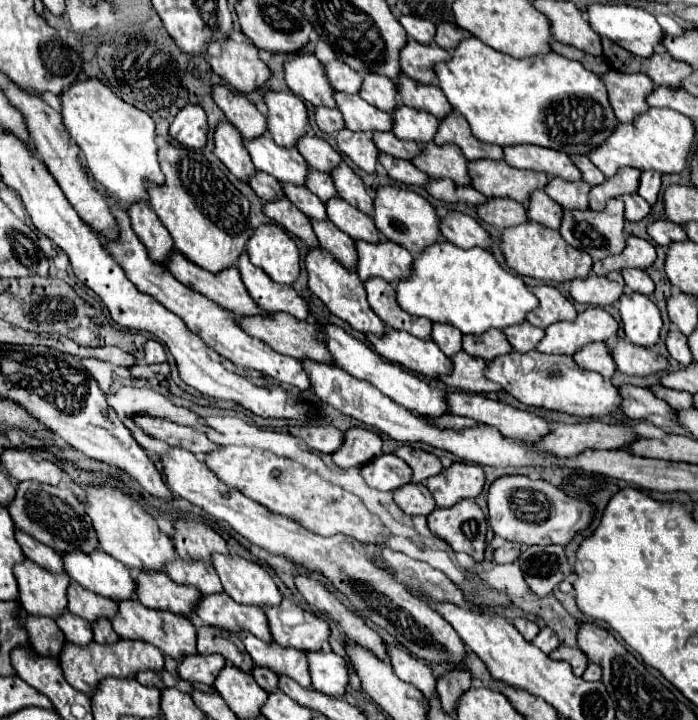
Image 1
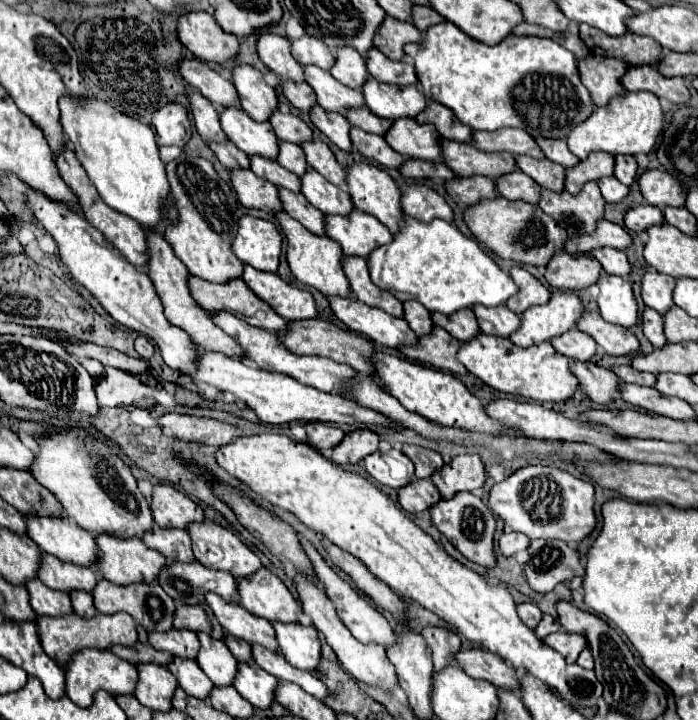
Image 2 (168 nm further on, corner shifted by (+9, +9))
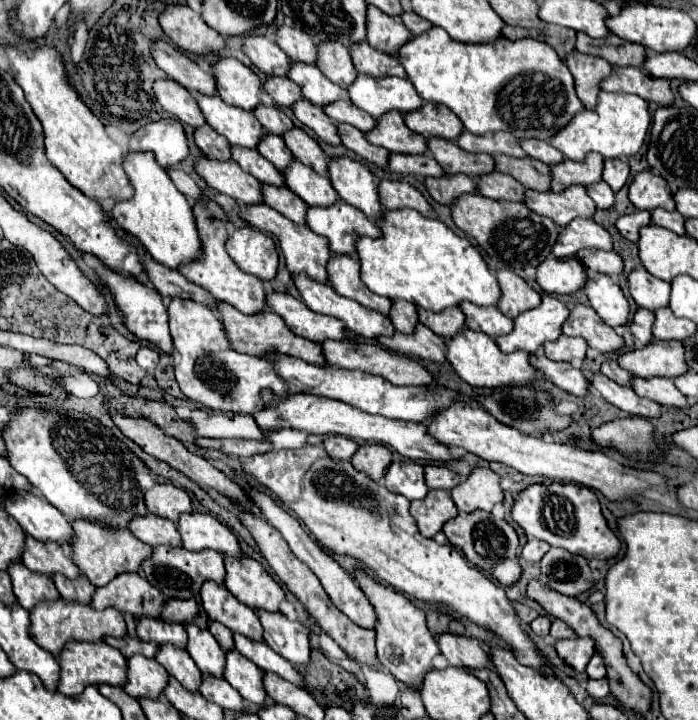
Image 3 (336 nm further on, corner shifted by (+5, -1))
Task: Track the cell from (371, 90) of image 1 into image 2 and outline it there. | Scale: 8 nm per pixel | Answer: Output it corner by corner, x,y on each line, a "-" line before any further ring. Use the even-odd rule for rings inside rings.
340,46
336,50
336,60
330,68
330,74
344,86
360,90
368,78
366,60
356,50
350,50
350,46

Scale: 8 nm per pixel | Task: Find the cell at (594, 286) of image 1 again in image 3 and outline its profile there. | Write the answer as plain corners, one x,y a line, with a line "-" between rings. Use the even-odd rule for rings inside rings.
546,258
536,280
548,294
576,294
586,286
586,268
578,258

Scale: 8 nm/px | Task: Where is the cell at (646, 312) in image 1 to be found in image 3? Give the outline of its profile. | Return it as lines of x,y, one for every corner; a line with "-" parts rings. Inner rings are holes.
590,274
586,284
586,294
590,306
598,312
598,316
612,328
624,326
630,316
630,304
622,292
622,288
614,282
614,278
606,274

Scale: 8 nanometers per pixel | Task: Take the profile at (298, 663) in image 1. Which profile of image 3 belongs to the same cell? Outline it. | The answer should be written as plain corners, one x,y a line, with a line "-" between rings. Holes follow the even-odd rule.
208,582
202,586
202,606
210,620
224,624
234,634
242,634
254,642
264,642
264,630
258,620
258,614
244,604
238,604
226,586

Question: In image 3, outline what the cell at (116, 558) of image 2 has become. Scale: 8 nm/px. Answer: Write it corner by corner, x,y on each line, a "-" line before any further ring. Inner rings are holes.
74,520
74,536
74,562
78,562
78,568
82,568
82,574
88,576
94,586
104,586
122,572
138,572
142,562
152,556
152,548
142,544
128,528
118,532
98,528
98,524
90,524
88,520

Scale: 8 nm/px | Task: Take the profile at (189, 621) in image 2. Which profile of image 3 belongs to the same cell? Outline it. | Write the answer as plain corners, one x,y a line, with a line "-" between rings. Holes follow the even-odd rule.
170,600
162,610
162,620
176,624
194,624
198,618
198,608
200,606
196,600

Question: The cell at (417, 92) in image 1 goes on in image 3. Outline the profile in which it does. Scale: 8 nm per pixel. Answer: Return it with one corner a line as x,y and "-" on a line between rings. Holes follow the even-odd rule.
368,42
352,44
350,54
352,54
356,70
362,72
362,74
368,74
372,78
386,78
386,76
408,78
404,66
396,58
386,56
384,52
378,52
378,50
370,48

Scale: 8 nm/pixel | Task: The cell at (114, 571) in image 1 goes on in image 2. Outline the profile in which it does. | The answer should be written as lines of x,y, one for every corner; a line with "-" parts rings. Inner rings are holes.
30,514
30,518
26,518
26,526
28,526
26,528
28,538
32,538
40,546
40,550
50,552
64,562
72,562
78,566
92,566
94,560
98,558
98,546
94,542
94,536
88,530
82,530
70,518
38,518
36,514

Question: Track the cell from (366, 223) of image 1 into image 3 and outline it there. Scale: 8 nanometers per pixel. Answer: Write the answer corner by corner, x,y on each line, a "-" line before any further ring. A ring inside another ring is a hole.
294,160
290,168
286,168
284,176
286,176
286,186
296,196
300,196
308,206
330,208
330,204
336,204
340,200
338,192
332,188
326,176
316,174
312,168
306,168
298,160

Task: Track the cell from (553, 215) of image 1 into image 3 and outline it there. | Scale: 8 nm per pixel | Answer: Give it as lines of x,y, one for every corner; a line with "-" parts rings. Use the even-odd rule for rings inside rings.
492,172
478,178
478,192
492,200
524,202
524,186
508,174

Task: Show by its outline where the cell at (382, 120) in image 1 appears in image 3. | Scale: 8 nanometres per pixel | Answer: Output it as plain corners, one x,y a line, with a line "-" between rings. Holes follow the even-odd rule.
290,64
290,80
294,80
300,88
306,100
312,104
324,108
336,100
350,100
348,92
344,88
338,88
332,84
316,66
310,64

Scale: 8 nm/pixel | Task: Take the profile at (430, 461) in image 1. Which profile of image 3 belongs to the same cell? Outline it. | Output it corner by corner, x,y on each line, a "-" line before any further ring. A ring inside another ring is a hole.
426,464
424,466
424,478
428,488
440,488
440,490
452,490
454,486
460,484
460,476
446,466
434,466

